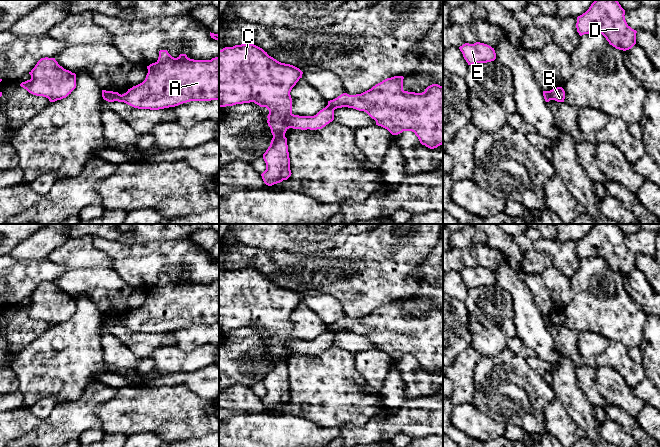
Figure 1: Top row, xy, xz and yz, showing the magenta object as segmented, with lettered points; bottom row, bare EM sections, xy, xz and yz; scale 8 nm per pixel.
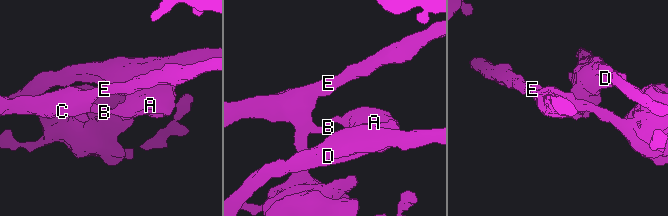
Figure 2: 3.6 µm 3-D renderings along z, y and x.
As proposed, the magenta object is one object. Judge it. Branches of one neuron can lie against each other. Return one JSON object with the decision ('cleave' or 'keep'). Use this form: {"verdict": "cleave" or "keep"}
{"verdict": "cleave"}

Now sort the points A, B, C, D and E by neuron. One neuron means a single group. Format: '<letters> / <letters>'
A D / B C E

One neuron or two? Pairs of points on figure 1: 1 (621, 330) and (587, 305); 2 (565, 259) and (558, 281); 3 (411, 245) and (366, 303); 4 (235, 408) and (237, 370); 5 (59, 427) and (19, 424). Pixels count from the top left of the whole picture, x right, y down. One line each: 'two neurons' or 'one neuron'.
1: one neuron
2: two neurons
3: one neuron
4: two neurons
5: two neurons

